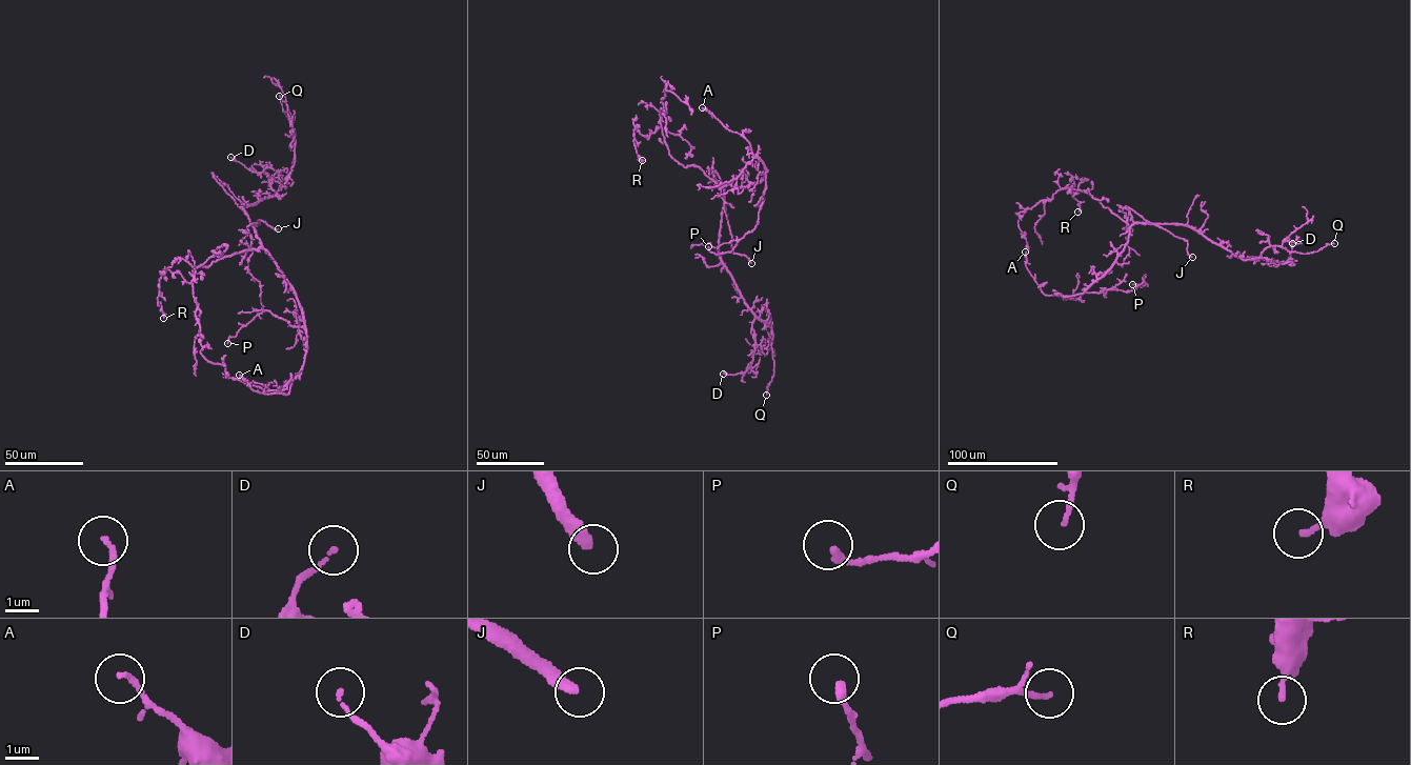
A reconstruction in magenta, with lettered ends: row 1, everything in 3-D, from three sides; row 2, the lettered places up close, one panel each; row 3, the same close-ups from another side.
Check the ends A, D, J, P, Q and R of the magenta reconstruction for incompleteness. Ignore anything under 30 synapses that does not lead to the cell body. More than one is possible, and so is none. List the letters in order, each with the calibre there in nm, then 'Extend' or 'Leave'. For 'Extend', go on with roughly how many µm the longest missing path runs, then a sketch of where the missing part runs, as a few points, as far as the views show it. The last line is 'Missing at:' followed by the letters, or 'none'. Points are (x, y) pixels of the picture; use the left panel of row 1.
A: Thickness 140 nm. Leave
D: Thickness 120 nm. Leave
J: Thickness 320 nm. Extend. Missing length about 20 µm
P: Thickness 240 nm. Leave
Q: Thickness 130 nm. Leave
R: Thickness 190 nm. Leave
Missing at: J

